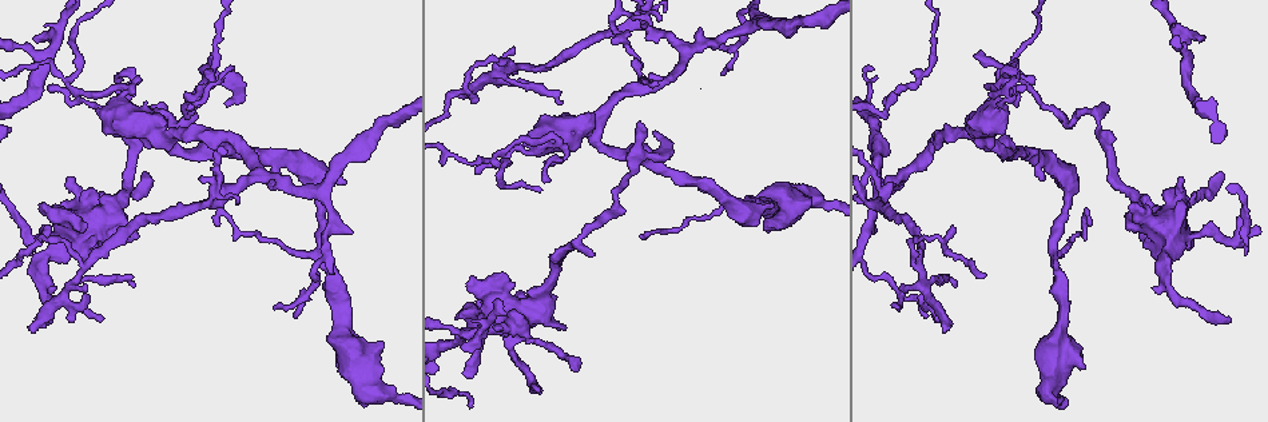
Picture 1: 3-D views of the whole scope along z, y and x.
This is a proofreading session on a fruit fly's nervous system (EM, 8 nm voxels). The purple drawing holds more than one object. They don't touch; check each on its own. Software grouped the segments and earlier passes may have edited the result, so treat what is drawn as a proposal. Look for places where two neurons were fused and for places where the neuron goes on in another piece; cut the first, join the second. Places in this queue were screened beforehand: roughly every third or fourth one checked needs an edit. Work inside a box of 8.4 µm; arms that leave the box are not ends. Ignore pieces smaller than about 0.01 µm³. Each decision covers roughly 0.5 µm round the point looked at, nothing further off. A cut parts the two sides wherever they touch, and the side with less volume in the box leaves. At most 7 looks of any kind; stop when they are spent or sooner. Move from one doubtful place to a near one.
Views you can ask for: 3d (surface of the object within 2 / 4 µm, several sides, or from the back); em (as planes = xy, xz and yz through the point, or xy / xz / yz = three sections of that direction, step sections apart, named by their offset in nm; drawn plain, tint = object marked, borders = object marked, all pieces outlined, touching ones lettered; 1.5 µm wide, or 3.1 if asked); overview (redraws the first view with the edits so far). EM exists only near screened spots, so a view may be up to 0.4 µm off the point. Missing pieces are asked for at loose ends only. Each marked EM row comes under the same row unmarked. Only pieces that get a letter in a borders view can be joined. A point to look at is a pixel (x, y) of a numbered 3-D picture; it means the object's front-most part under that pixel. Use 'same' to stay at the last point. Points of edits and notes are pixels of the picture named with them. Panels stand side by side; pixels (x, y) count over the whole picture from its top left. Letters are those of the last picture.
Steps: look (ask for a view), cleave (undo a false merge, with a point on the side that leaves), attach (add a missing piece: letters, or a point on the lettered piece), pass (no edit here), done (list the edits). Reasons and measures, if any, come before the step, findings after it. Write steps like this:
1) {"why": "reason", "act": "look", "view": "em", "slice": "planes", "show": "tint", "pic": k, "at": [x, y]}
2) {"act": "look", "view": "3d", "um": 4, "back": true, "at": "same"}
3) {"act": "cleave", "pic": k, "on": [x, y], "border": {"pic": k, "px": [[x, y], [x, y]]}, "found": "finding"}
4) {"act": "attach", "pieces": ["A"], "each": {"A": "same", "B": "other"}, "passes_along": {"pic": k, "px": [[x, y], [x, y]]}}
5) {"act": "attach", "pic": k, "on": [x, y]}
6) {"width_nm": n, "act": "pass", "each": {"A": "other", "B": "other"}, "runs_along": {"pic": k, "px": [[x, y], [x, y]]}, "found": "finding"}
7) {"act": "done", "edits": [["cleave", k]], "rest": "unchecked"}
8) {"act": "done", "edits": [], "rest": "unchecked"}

{"why": "abrupt turn", "act": "look", "view": "em", "slice": "planes", "show": "tint", "pic": 1, "at": [978, 139]}

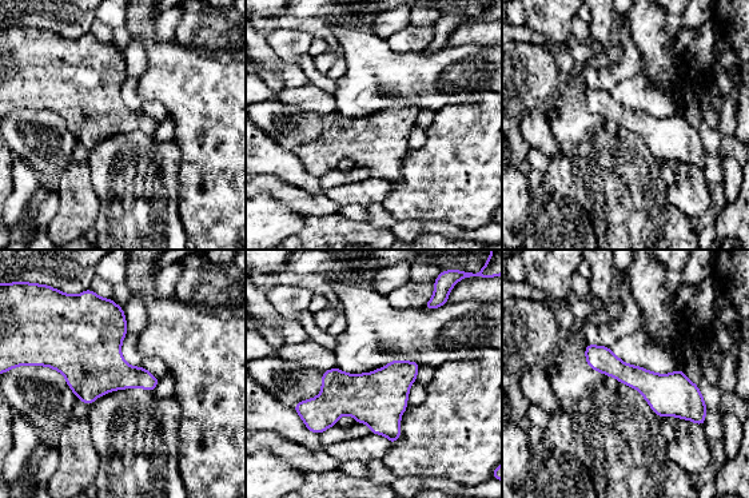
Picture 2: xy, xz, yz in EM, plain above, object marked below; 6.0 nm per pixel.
{"act": "look", "view": "em", "slice": "planes", "show": "borders", "at": "same"}

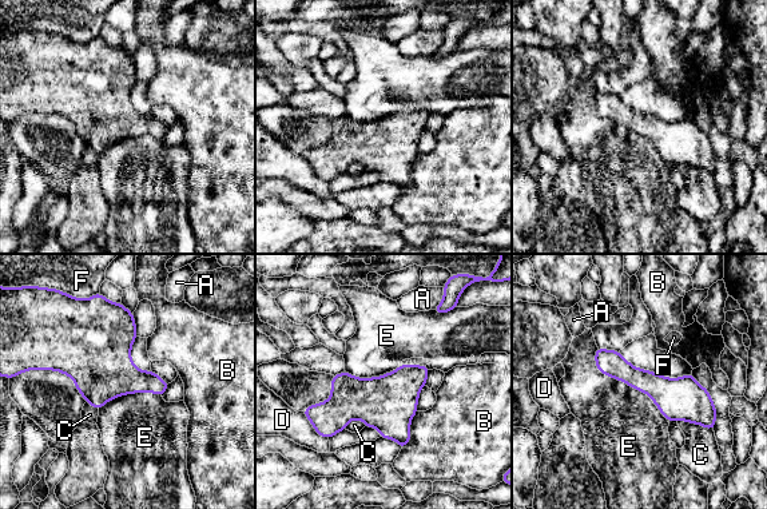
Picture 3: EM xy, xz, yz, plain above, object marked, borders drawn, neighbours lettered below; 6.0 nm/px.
{"act": "pass", "each": {"A": "other", "B": "other", "C": "other", "D": "other", "E": "other", "F": "other"}, "found": "all the same neuron"}

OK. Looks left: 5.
{"why": "calibre changes", "act": "look", "view": "3d", "um": 2, "pic": 1, "at": [541, 290]}

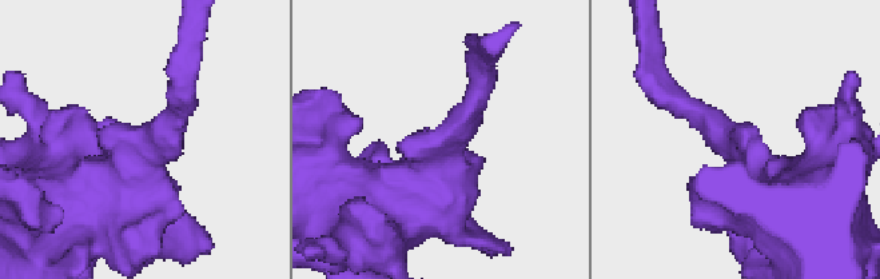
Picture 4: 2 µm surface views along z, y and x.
{"act": "look", "view": "em", "slice": "yz", "step": 8, "show": "tint", "pic": 4, "at": [140, 145]}

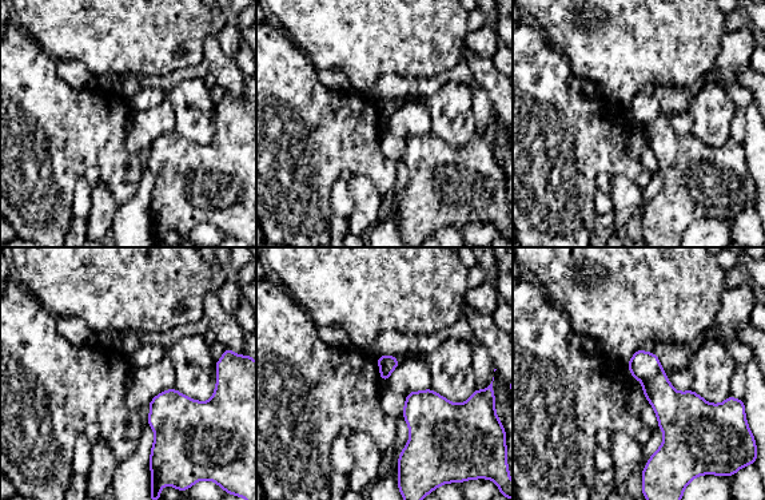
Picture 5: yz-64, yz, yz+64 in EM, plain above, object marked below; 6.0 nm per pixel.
{"act": "look", "view": "em", "slice": "planes", "show": "borders", "at": "same"}

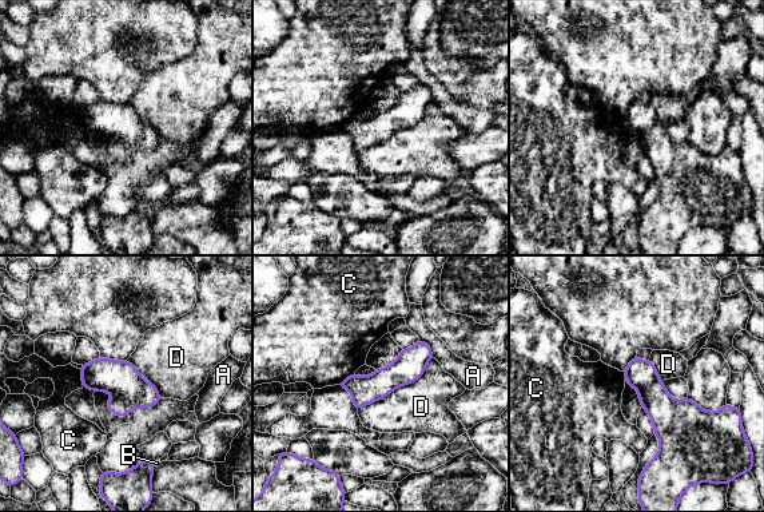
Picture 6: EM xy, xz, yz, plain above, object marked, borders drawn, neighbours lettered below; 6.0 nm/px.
{"act": "pass", "each": {"A": "other", "B": "other", "C": "other", "D": "other"}, "runs_along": {"pic": 6, "px": [[426, 349], [379, 384], [345, 384]]}, "found": "continuous, no second neuron"}

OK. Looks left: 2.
{"why": "abrupt turn", "act": "look", "view": "em", "slice": "planes", "show": "borders", "pic": 1, "at": [469, 332]}

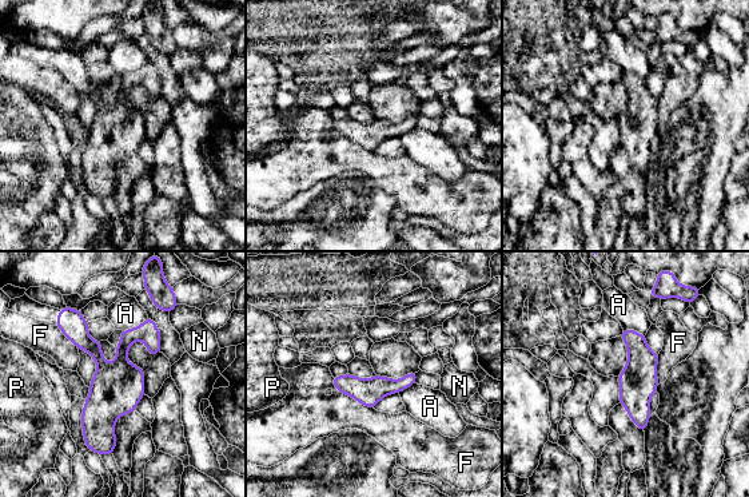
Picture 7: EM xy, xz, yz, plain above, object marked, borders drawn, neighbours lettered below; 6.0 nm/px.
{"width_nm": 220, "act": "pass", "each": {"A": "other", "F": "other", "N": "other", "P": "other"}, "border": {"pic": 7, "px": [[331, 377], [338, 390], [373, 408]]}, "found": "all the same neuron"}

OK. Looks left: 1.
{"act": "done", "edits": [], "rest": "unchecked"}

